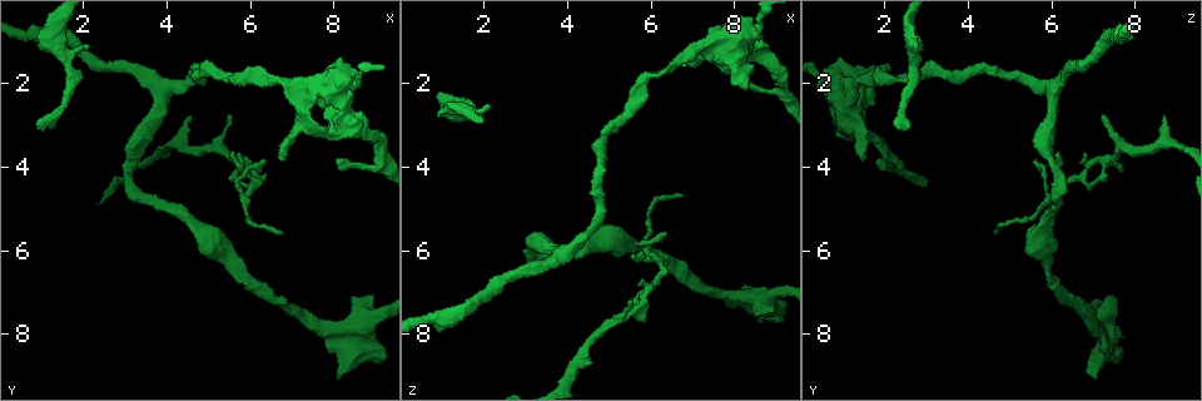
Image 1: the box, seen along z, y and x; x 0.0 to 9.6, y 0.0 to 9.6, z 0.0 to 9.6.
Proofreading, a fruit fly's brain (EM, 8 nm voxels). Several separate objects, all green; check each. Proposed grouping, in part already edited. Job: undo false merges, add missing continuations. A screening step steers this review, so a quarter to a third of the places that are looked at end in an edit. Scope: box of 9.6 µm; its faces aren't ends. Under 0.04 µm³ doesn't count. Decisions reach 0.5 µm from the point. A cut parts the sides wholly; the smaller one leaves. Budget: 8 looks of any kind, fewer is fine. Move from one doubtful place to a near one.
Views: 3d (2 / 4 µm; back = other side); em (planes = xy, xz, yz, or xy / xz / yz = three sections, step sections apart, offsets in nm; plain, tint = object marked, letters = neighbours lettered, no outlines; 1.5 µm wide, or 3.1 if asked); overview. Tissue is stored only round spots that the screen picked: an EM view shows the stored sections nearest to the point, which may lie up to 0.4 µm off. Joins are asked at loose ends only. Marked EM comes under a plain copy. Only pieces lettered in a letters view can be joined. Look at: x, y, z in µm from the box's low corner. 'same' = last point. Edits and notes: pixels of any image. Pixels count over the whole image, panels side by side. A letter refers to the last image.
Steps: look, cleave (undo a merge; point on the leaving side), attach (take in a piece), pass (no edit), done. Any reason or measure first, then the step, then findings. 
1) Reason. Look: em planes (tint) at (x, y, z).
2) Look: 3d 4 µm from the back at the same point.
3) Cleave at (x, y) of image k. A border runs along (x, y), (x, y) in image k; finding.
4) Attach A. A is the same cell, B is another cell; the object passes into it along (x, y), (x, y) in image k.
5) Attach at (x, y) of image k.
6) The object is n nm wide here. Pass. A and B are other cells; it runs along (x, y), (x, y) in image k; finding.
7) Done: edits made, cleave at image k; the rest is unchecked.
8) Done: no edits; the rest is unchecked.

Free end. Look: 3d 2 µm at (5.85, 4.15, 7.60).

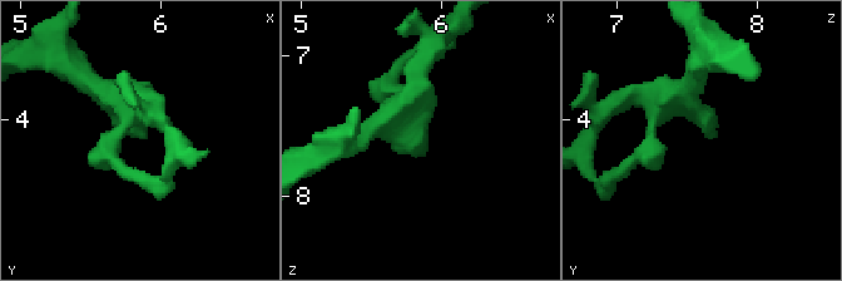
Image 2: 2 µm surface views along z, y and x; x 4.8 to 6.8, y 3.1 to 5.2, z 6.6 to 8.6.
Shape alone is not enough. Look: em planes (letters) at (5.90, 4.14, 7.66).

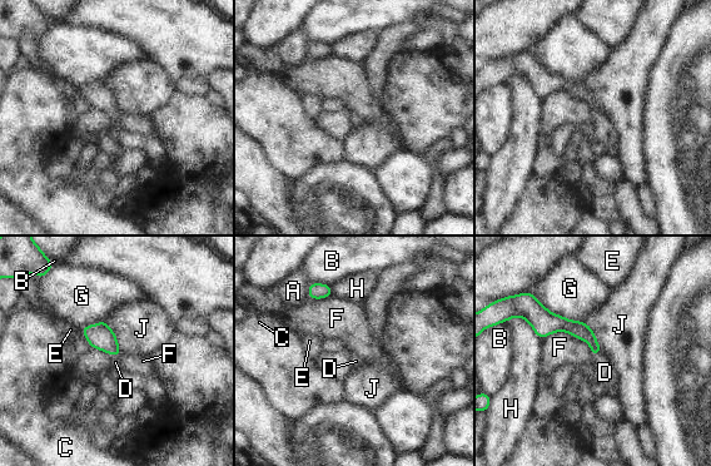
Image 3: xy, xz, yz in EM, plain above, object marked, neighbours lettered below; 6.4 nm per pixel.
The object is 90 nm wide here; the longest contact is with G, 380 nm. Attach D. D is the same cell, A, B, C, E, F, G, H and J are other cells; it goes on there.

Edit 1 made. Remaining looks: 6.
Look: overview.

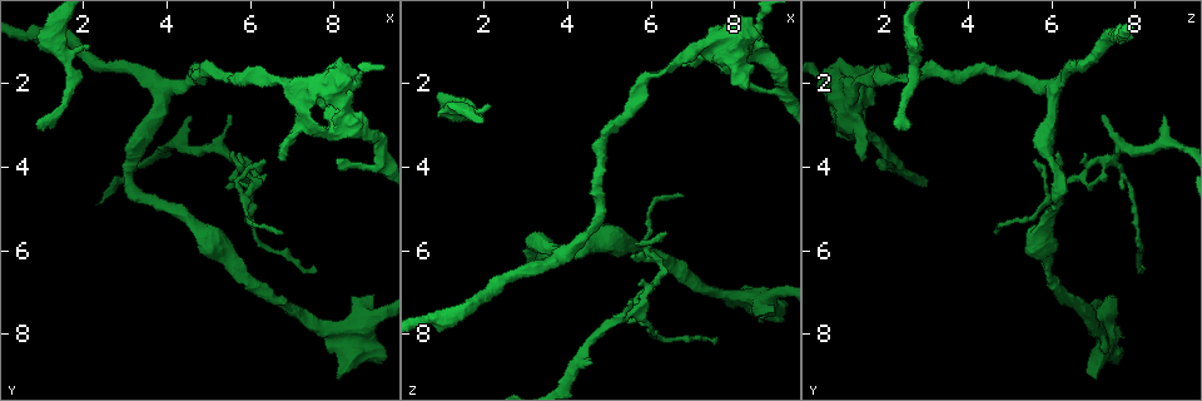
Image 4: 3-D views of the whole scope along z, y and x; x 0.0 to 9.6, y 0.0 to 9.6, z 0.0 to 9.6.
Branch stops here. Look: em planes (letters) at (9.05, 8.70, 7.60).

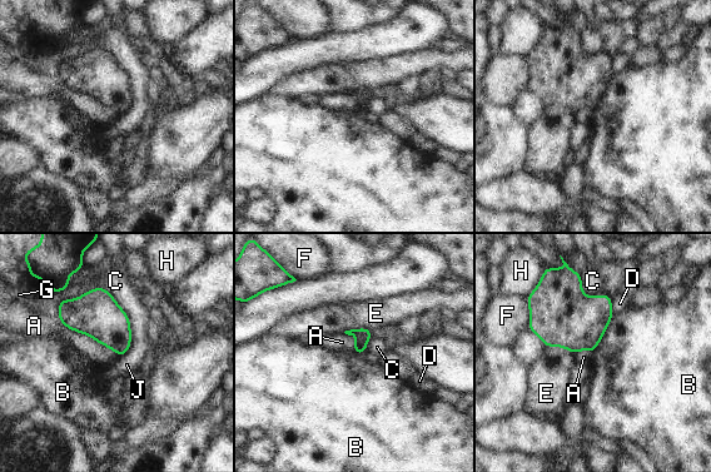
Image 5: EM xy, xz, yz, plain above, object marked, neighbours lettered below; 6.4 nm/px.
The longest contact is with C, 480 nm. Pass. A, B, C, D, E, F, G, H and J are other cells; a border runs along (613, 314), (593, 353) in image 5; none of them fits.

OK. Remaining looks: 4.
Free end. Look: em planes (tint) at (8.05, 3.90, 1.80).

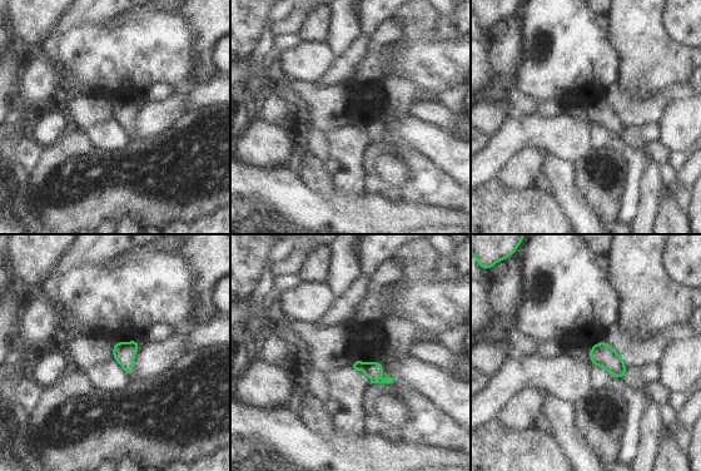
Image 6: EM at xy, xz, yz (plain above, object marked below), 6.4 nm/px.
Look: em planes (letters) at the same point.

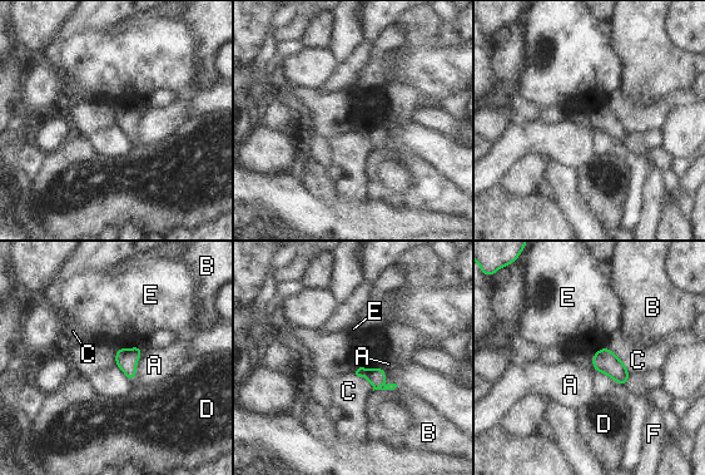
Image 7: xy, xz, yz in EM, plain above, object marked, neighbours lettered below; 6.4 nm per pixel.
Pass. A, B, C, D, E and F are other cells; a border runs along (144, 350), (130, 382) in image 7; no lettered piece goes on from it.

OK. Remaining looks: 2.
Done: edits made, attach at image 3; the rest is unchecked.

